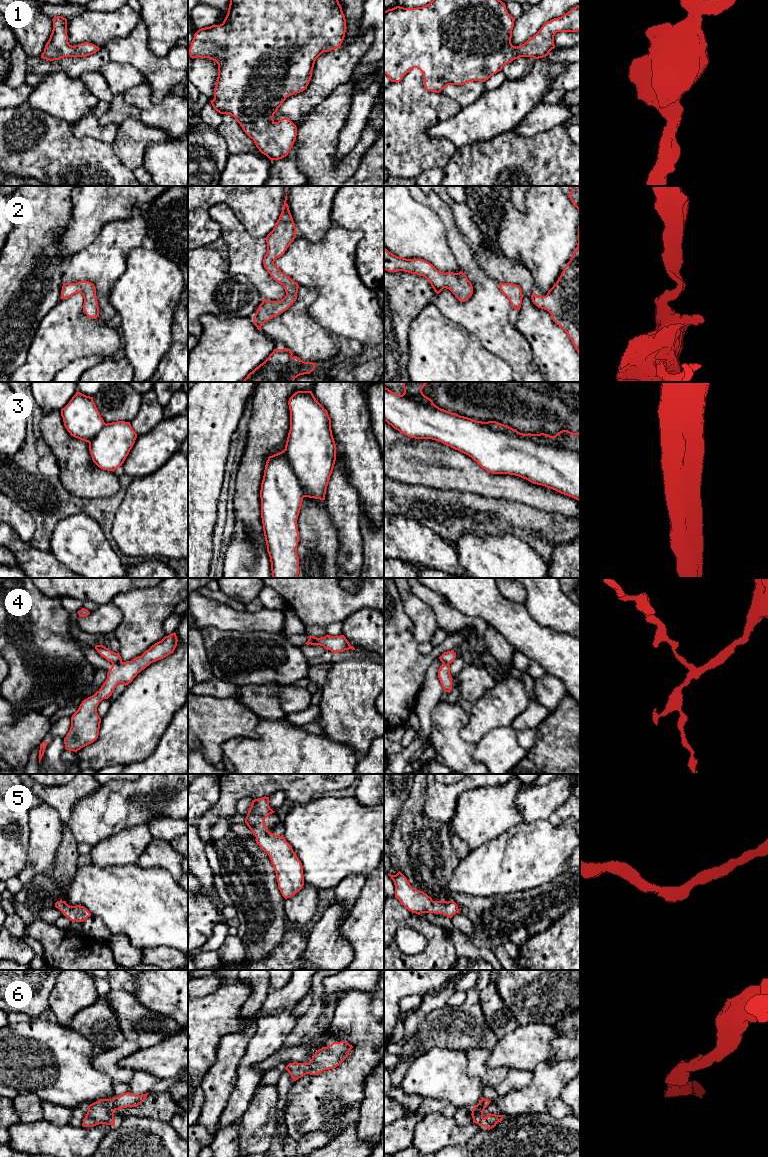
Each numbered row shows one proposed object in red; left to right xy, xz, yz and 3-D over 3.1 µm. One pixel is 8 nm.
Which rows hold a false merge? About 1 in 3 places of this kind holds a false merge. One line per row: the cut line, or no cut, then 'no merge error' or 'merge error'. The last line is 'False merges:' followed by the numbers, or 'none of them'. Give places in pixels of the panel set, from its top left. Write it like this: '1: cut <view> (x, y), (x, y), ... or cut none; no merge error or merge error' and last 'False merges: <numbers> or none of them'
1: cut none; no merge error
2: cut none; no merge error
3: cut yz (477, 421), (494, 430), (529, 438), (538, 444), (579, 453); merge error
4: cut xy (121, 661), (112, 664); merge error
5: cut none; no merge error
6: cut none; no merge error
False merges: 3, 4

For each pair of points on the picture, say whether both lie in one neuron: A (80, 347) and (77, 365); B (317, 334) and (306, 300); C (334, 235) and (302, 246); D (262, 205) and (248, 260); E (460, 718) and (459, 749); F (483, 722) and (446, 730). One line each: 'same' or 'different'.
A: different
B: same
C: same
D: different
E: same
F: different

